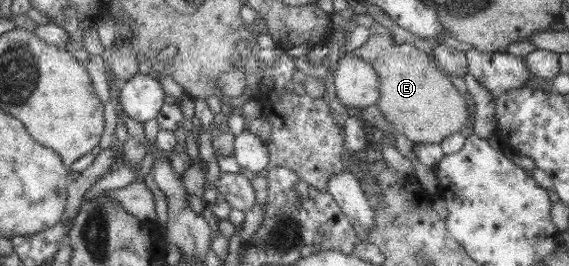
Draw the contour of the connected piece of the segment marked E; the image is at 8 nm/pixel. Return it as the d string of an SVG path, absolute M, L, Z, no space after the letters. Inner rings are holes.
M373 24L370 27L370 36L367 41L359 48L354 49L353 52L357 57L371 65L373 70L379 74L381 95L376 106L379 108L381 115L386 117L386 120L393 125L396 133L402 133L414 143L440 144L444 137L462 132L465 120L469 116L465 98L453 86L451 77L441 69L439 71L425 51L421 51L415 45L409 43L396 43L388 28L381 24Z

